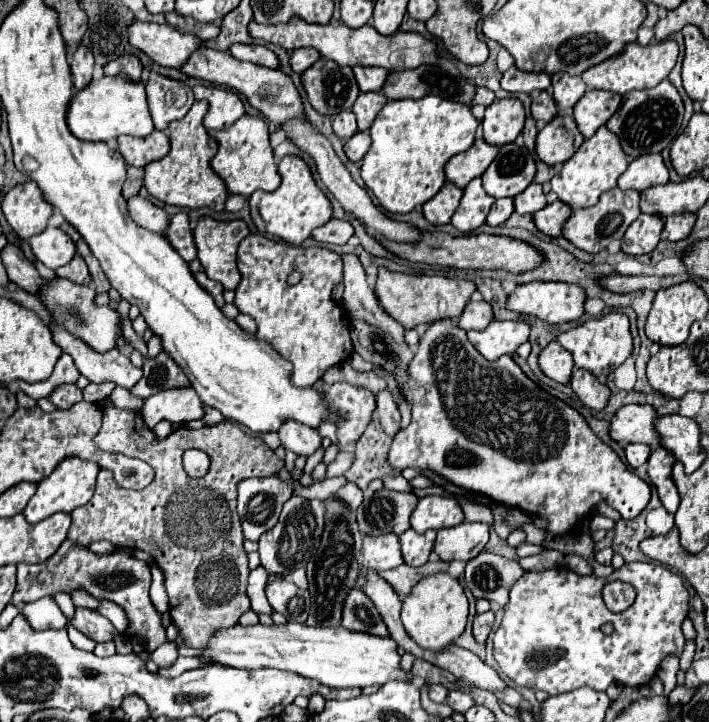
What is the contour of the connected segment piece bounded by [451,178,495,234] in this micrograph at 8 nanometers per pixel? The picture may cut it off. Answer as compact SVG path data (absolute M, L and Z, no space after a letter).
M473 178L465 190L463 190L463 198L461 198L461 204L457 208L457 212L453 214L453 220L451 224L463 232L463 234L469 234L473 232L475 228L479 228L481 224L485 224L485 218L487 218L487 212L489 208L493 206L493 198L483 190L483 184L481 184L481 178Z

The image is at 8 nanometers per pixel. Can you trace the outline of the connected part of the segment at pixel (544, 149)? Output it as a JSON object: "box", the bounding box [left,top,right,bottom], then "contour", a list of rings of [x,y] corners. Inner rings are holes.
{"box":[535,114,579,164],"contour":[[[557,114],[539,134],[535,152],[541,162],[545,164],[563,164],[569,160],[577,148],[575,148],[575,136],[579,134],[579,128],[571,116]]]}

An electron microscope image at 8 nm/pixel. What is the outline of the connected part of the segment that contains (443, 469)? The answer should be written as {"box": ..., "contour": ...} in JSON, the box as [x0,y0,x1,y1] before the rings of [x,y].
{"box":[387,318,651,536],"contour":[[[449,318],[427,326],[407,366],[407,386],[413,400],[413,418],[389,448],[387,462],[393,470],[417,468],[431,472],[459,488],[489,496],[497,504],[535,514],[547,522],[547,532],[555,536],[575,532],[601,502],[615,508],[625,520],[635,518],[649,504],[651,486],[635,472],[629,472],[617,452],[595,436],[575,408],[539,388],[509,354],[495,362],[485,360],[469,342],[465,330],[453,326]]]}

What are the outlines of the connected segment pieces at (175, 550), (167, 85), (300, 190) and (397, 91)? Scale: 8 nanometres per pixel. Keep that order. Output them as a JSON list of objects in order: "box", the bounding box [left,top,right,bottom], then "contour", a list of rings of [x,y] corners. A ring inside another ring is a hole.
[{"box":[69,406,285,648],"contour":[[[115,406],[103,408],[103,426],[93,438],[96,446],[107,452],[119,452],[125,456],[133,456],[145,460],[153,470],[153,482],[143,490],[125,490],[121,488],[111,472],[101,470],[97,476],[97,486],[93,498],[71,512],[71,528],[69,540],[77,546],[87,548],[91,542],[107,540],[119,548],[139,548],[153,556],[153,560],[163,568],[167,576],[167,594],[169,594],[169,614],[173,624],[185,636],[185,644],[191,648],[205,648],[215,632],[223,628],[231,628],[237,624],[239,616],[251,610],[249,596],[247,596],[247,552],[243,550],[243,532],[241,520],[235,510],[235,496],[237,496],[237,482],[251,478],[251,476],[273,476],[285,468],[285,462],[275,458],[275,452],[261,440],[247,436],[239,424],[225,422],[217,426],[203,426],[199,430],[181,426],[171,432],[167,440],[157,440],[155,434],[145,426],[141,414],[131,410],[121,410]],[[189,448],[199,448],[209,454],[211,468],[209,472],[195,480],[189,478],[181,466],[181,456]]]},{"box":[145,72,195,130],"contour":[[[155,72],[149,74],[145,90],[157,130],[165,130],[169,122],[183,118],[195,100],[193,90],[185,82],[171,80]]]},{"box":[249,156,333,244],"contour":[[[285,156],[279,162],[279,174],[281,174],[281,186],[273,192],[255,192],[249,198],[251,204],[251,216],[257,224],[261,226],[259,218],[263,220],[263,232],[277,236],[289,244],[301,244],[307,240],[313,232],[313,228],[323,226],[325,222],[331,220],[333,206],[329,198],[321,192],[321,188],[315,184],[313,174],[309,164],[301,156]]]},{"box":[383,66,477,104],"contour":[[[419,66],[411,70],[391,72],[383,94],[391,100],[403,100],[403,98],[423,98],[427,94],[441,96],[445,100],[471,104],[475,98],[477,86],[469,84],[461,76],[453,76],[439,66]]]}]

